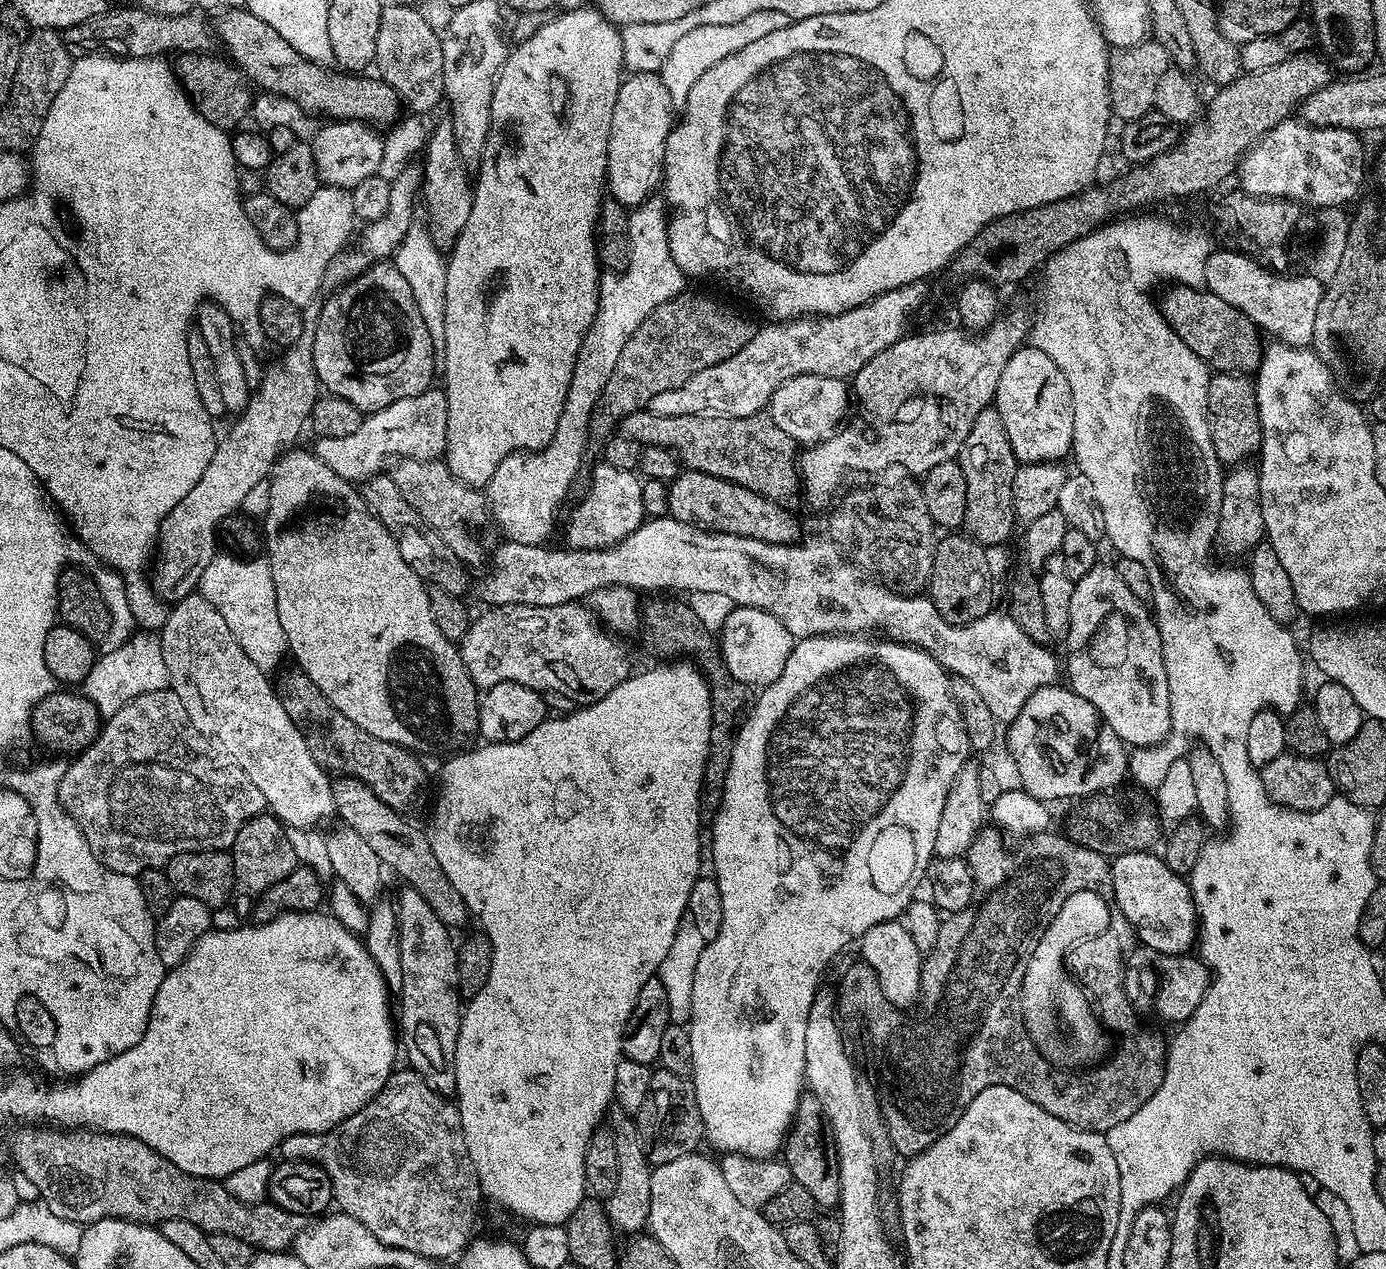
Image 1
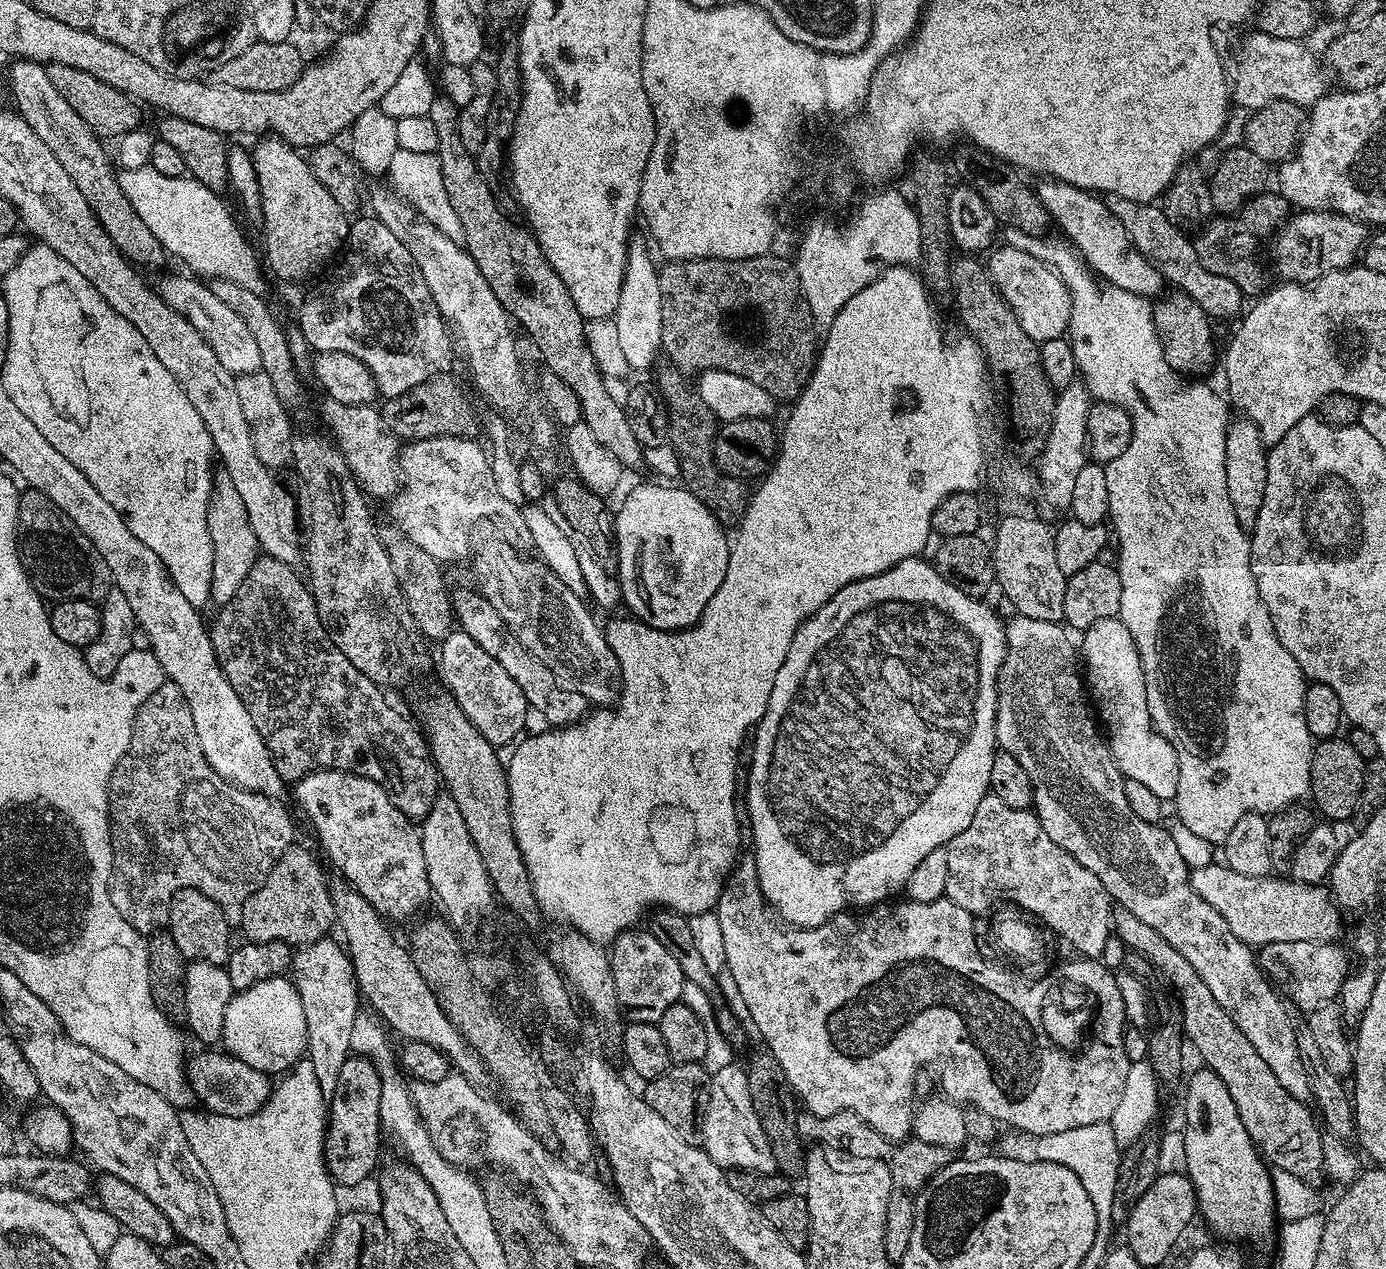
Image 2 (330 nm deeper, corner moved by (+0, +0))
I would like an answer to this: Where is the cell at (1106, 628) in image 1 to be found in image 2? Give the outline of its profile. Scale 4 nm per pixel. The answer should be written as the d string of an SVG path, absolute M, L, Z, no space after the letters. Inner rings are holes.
M1119 615L1095 620L1091 626L1083 629L1082 636L1082 660L1088 663L1086 688L1098 713L1099 723L1106 733L1108 749L1120 767L1120 775L1134 782L1142 782L1142 786L1149 788L1162 802L1175 801L1178 790L1176 745L1152 725L1146 698L1144 667L1136 640Z

